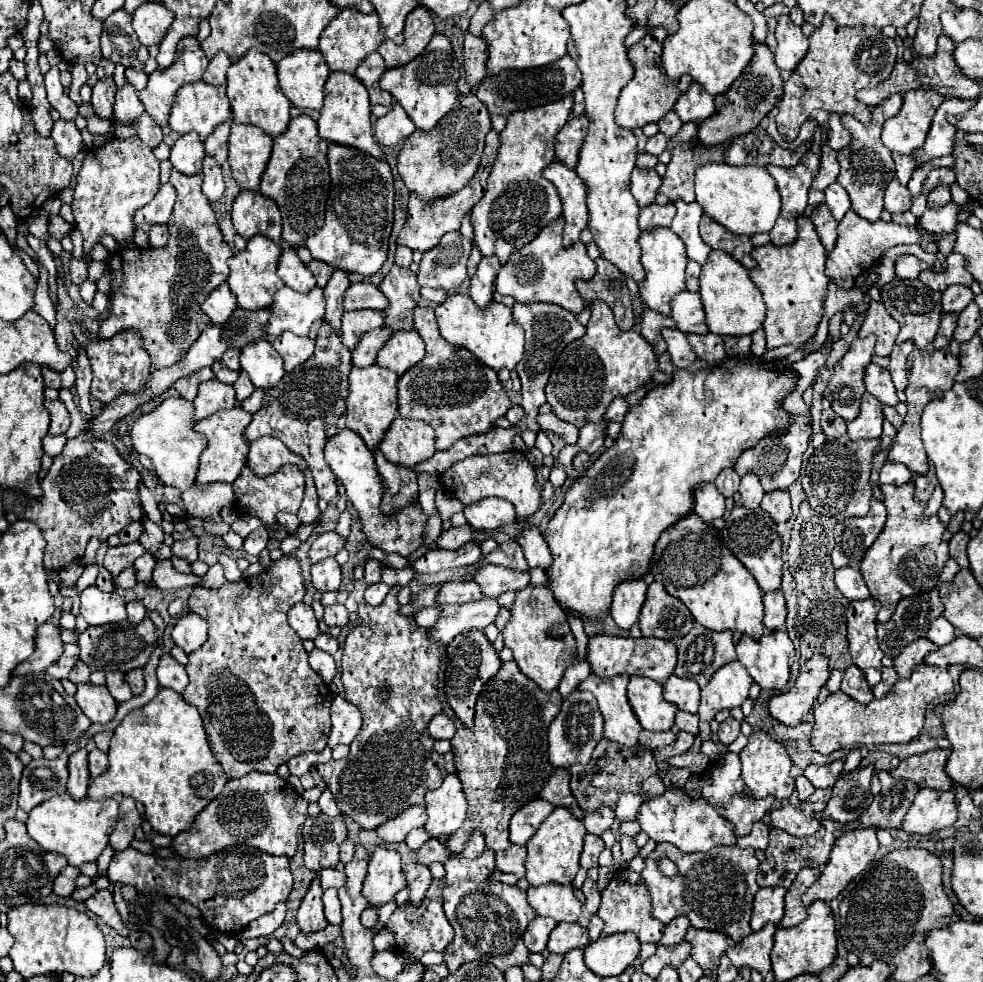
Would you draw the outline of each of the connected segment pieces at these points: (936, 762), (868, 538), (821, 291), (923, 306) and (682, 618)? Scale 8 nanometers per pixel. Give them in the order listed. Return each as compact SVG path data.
M933 749L921 755L907 757L901 761L897 769L891 771L897 779L911 779L919 787L931 787L937 791L949 791L953 789L951 777L945 773L945 763L949 759L949 749Z
M871 499L871 509L867 515L849 517L837 523L833 529L833 539L835 539L835 547L831 551L833 567L839 569L849 565L857 569L865 551L873 545L873 541L881 533L885 525L885 517L887 511L883 501Z
M801 215L801 217L797 217L797 241L793 241L789 245L781 245L781 247L773 245L773 243L755 247L751 251L751 257L757 261L757 267L751 269L749 275L751 275L753 283L759 287L759 291L763 293L763 297L765 297L763 301L767 305L767 317L763 321L767 349L775 349L775 347L781 347L787 343L805 343L817 331L817 325L819 325L821 313L823 313L823 301L827 297L827 277L823 273L827 253L817 237L815 225L809 221L809 217Z
M895 277L893 281L889 281L881 287L881 301L883 301L885 309L901 325L897 343L911 339L917 349L927 349L927 345L935 339L935 333L937 333L937 327L941 321L941 313L943 313L941 295L943 295L941 291L933 291L933 289L925 287L919 279L897 279Z
M653 581L647 589L645 605L641 607L639 627L643 637L659 637L675 641L679 635L689 633L689 609L675 597L671 597L665 587L657 581Z

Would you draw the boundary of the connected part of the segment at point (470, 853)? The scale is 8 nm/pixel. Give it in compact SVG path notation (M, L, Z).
M475 831L475 833L471 835L471 839L467 841L467 847L465 847L465 851L463 851L461 855L463 855L463 857L467 857L467 859L479 857L479 855L481 855L481 851L483 851L483 847L485 847L483 835L481 835L479 831Z

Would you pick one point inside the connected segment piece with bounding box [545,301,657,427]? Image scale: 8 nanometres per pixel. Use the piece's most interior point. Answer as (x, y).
(607, 363)

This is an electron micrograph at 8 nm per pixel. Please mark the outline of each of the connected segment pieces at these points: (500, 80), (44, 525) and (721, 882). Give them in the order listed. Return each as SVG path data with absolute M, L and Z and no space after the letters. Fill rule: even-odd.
M569 55L561 57L559 61L553 61L545 67L537 69L523 69L523 71L501 71L497 75L489 73L481 85L477 85L475 95L487 105L491 115L511 115L515 111L539 107L551 101L559 101L567 93L571 93L581 83L581 71L571 61Z
M85 433L67 441L65 449L53 457L53 465L41 479L43 497L25 499L25 495L15 489L5 489L3 505L19 519L29 519L43 531L47 541L45 569L59 571L71 561L83 557L85 545L91 537L105 541L107 537L123 531L129 523L141 521L137 495L139 481L139 471L117 453L113 443Z
M657 843L655 851L645 859L645 869L641 877L645 879L649 893L653 897L653 917L669 923L677 915L689 917L693 927L699 929L715 929L727 933L733 941L741 941L751 933L751 905L753 897L759 891L755 881L759 861L755 857L755 849L733 847L713 847L707 853L681 853L677 847L669 843ZM657 857L669 857L677 867L679 875L675 879L667 879L657 869Z

